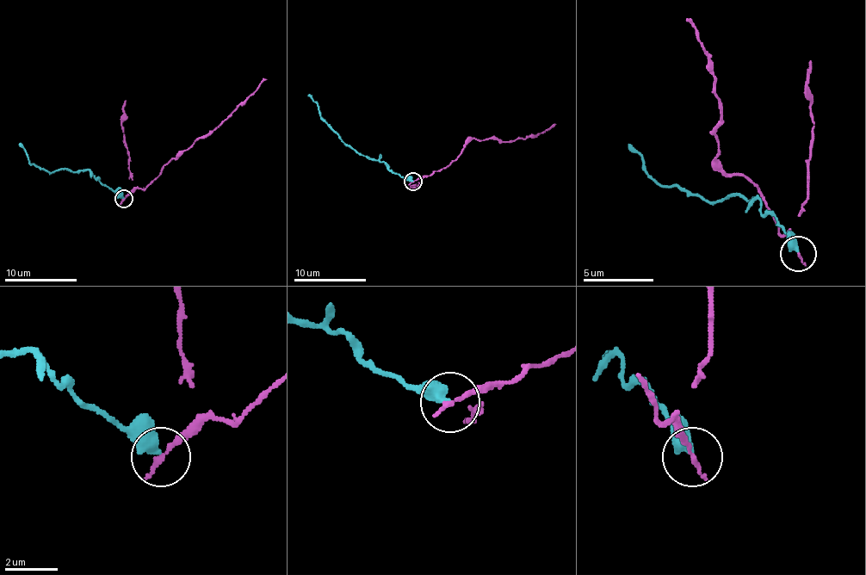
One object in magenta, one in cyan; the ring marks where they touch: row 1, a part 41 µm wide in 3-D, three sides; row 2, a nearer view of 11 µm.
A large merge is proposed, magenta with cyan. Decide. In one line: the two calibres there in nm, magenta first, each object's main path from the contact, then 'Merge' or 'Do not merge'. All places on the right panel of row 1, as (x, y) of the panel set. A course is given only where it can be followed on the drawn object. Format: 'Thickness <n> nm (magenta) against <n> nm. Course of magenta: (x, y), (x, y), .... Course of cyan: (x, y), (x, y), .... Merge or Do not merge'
Thickness 200 nm (magenta) against 440 nm. Course of magenta: (797, 252), (787, 235), (783, 235), (765, 195), (715, 160), (719, 96), (712, 54), (687, 19). Course of cyan: (797, 252), (794, 242), (758, 199), (744, 195), (712, 202), (663, 185), (627, 143). Do not merge

